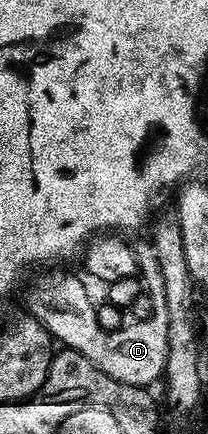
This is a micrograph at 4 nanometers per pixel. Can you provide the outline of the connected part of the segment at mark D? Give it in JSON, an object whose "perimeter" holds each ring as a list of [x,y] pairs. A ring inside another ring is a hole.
{"perimeter":[[[61,269],[56,271],[59,272],[46,272],[47,275],[36,281],[27,297],[28,314],[39,320],[58,344],[81,353],[115,381],[144,387],[158,382],[169,357],[170,306],[167,305],[167,293],[164,293],[161,305],[151,301],[152,316],[122,324],[119,330],[105,330],[99,325],[96,302],[91,301],[84,283],[71,273],[63,273]]]}

